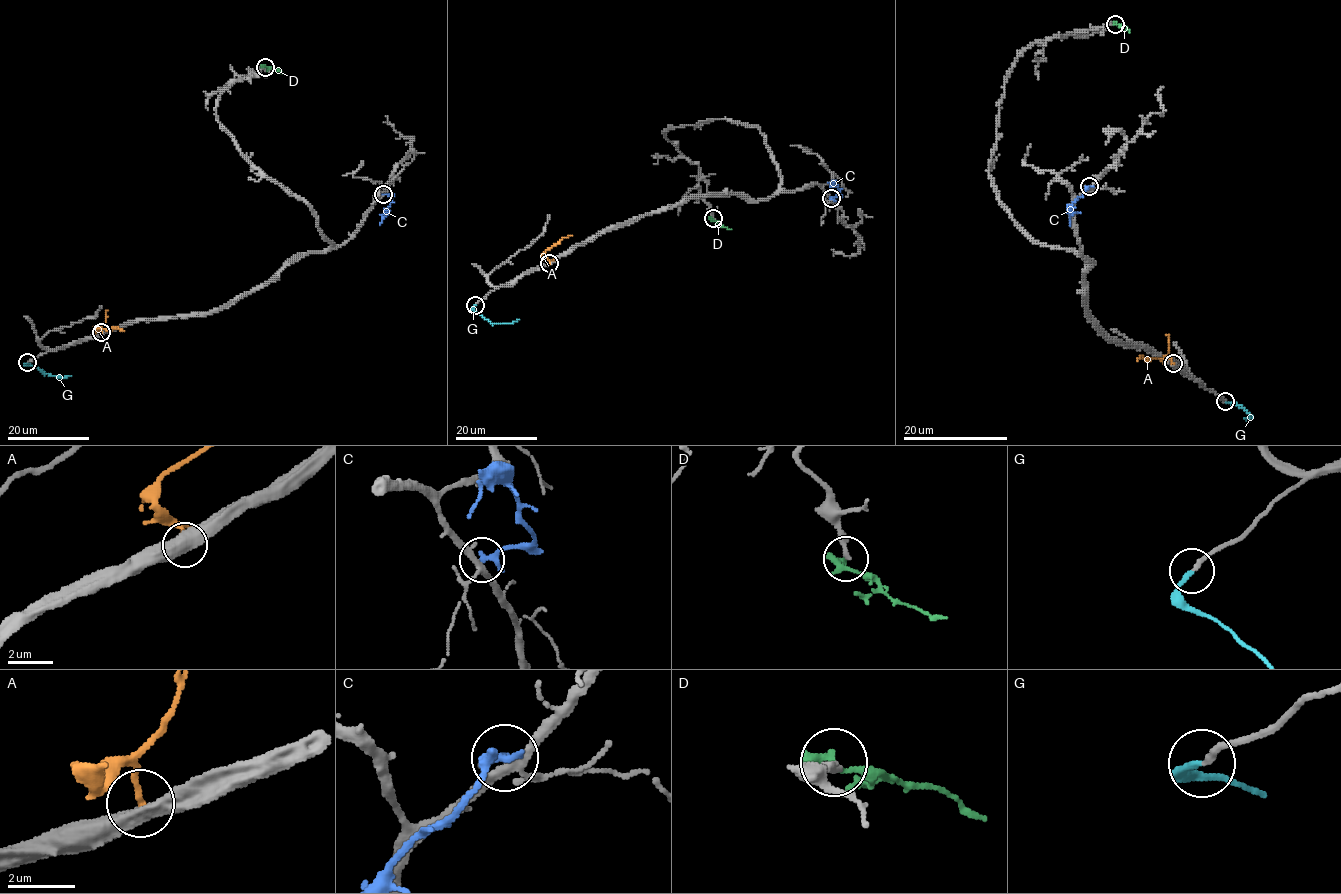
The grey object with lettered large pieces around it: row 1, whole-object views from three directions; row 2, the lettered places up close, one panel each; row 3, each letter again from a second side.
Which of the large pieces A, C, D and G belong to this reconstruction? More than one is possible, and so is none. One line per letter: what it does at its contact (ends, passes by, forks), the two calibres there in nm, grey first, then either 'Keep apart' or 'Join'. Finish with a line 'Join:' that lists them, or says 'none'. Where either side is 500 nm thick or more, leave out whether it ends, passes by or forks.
A: Thickness 500 nm (grey) against 170 nm. Keep apart
C: It ends there. Thickness 240 nm (grey) against 280 nm. Keep apart
D: It ends there. Thickness 240 nm (grey) against 340 nm. Keep apart
G: It ends there. Thickness 200 nm (grey) against 180 nm. Join
Join: G

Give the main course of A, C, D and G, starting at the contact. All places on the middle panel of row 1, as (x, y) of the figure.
A: (549, 263), (545, 251), (571, 235)
C: (831, 198), (840, 193), (835, 184), (828, 182)
D: (713, 218), (732, 229)
G: (475, 304), (473, 309), (491, 323), (512, 323), (519, 319)

